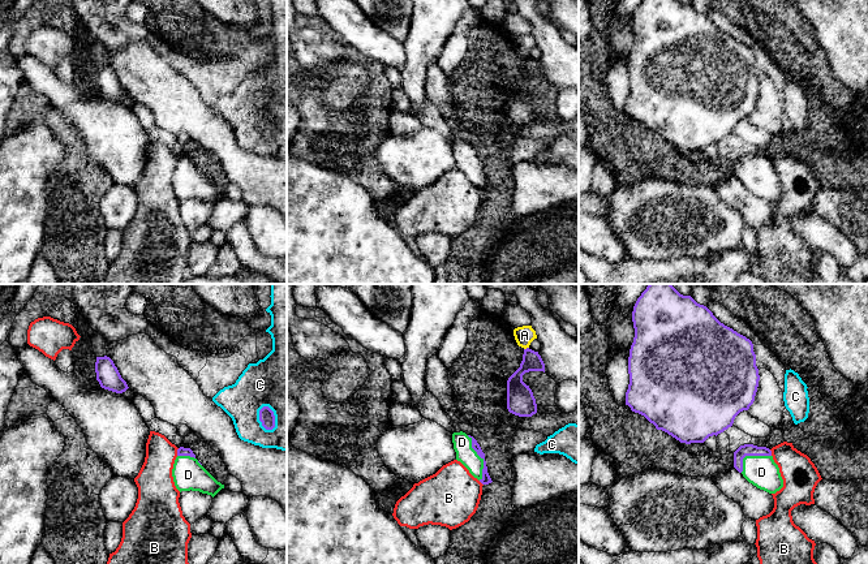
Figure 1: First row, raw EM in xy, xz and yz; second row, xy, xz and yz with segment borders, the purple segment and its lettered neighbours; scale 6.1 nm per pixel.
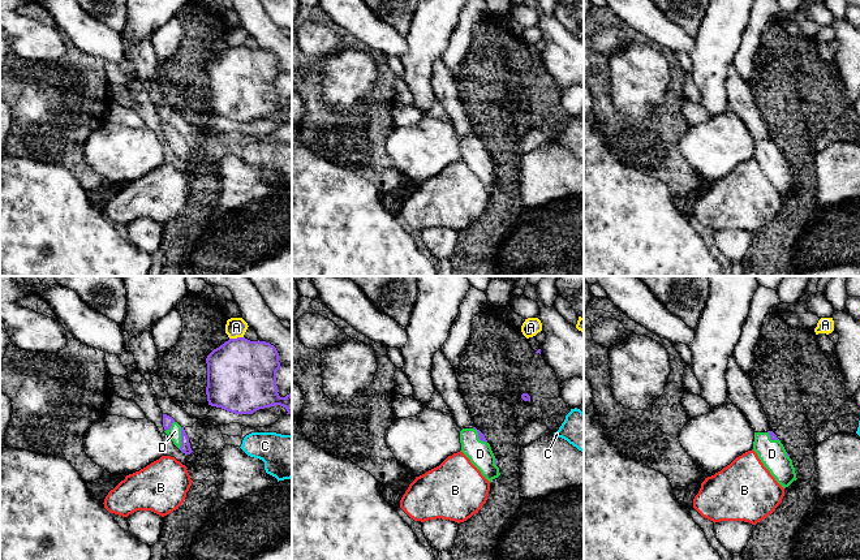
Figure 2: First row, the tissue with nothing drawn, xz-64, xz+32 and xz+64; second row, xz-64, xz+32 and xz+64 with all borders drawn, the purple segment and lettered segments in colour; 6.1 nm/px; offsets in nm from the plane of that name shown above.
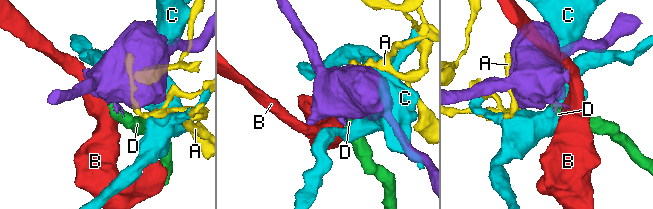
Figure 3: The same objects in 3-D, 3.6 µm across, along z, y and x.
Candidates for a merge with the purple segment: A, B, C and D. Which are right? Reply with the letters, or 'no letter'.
D

